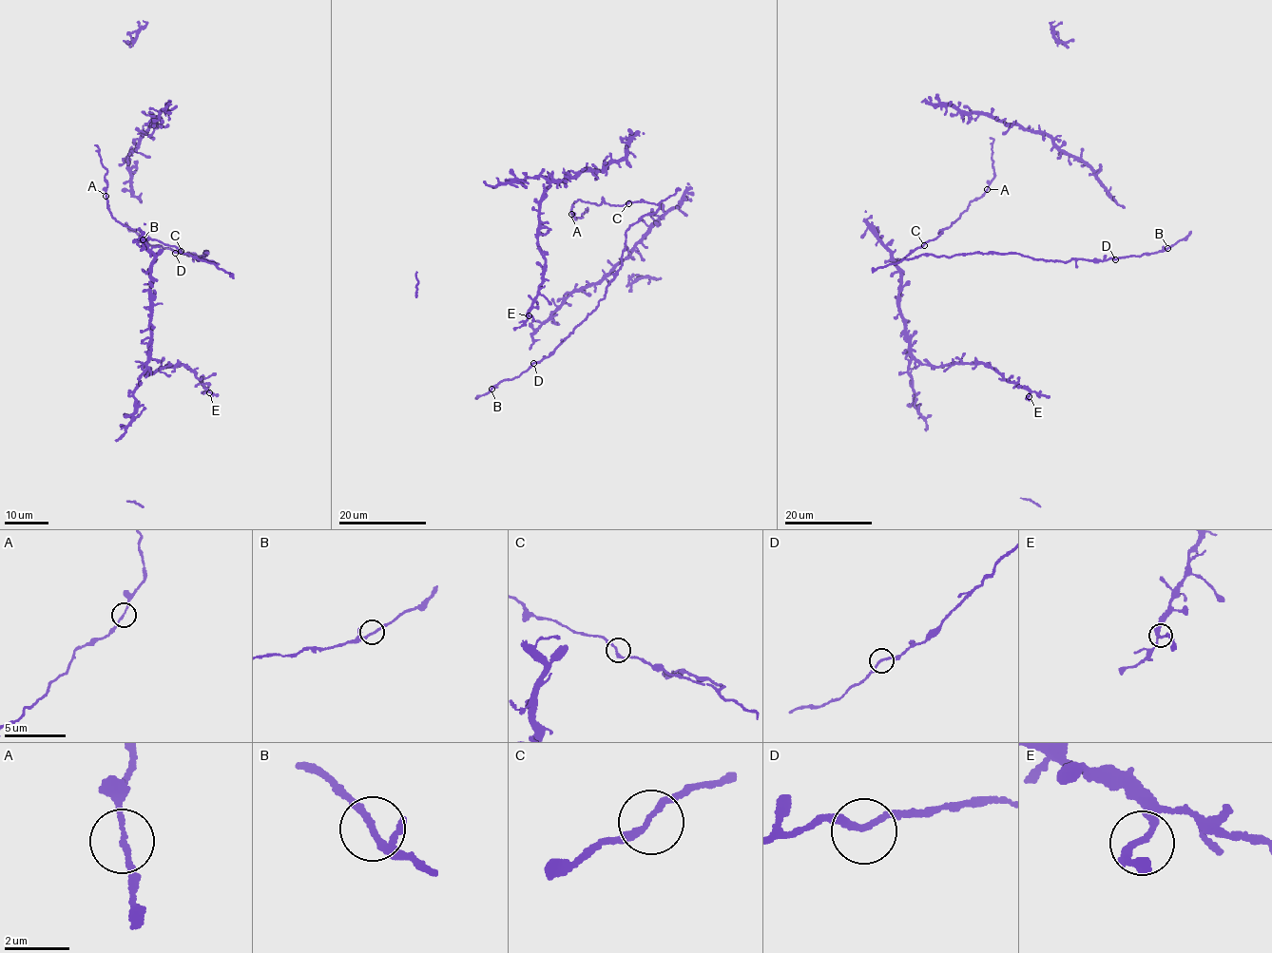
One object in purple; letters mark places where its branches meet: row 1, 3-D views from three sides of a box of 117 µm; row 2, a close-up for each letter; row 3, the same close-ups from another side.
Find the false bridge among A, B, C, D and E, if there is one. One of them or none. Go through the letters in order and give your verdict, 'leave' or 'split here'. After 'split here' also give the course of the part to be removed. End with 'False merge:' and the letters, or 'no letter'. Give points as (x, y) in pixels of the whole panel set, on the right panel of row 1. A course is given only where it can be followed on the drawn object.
A: leave
B: leave
C: leave
D: leave
E: leave
False merge: no letter

